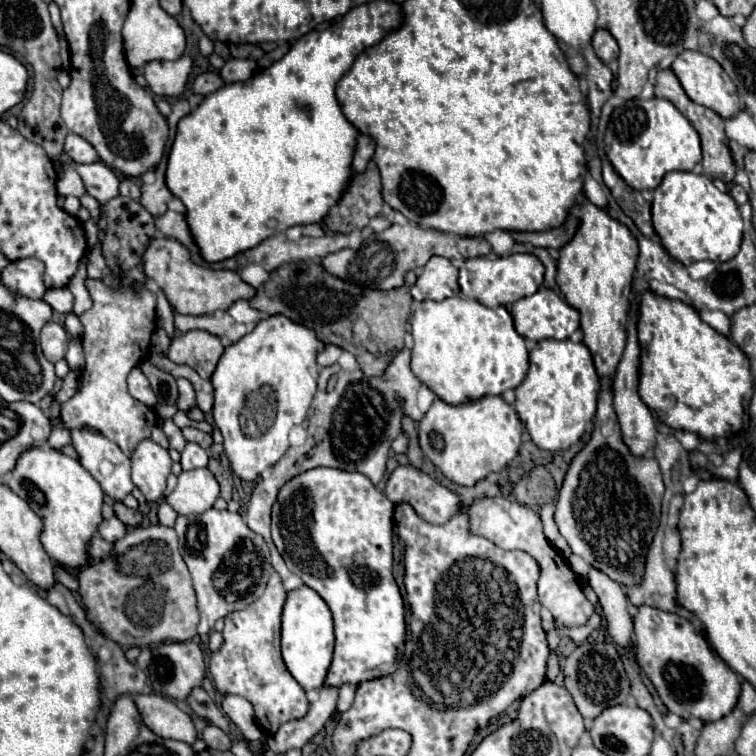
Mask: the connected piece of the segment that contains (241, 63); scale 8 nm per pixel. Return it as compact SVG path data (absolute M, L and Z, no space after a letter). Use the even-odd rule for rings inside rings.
M230 58L220 70L220 78L224 80L224 84L244 82L244 80L250 80L250 76L254 76L254 72L256 72L256 62L254 60Z

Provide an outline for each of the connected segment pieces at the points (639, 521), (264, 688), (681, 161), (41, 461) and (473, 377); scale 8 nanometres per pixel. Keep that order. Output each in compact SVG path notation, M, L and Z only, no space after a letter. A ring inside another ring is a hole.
M602 380L600 388L600 400L598 400L598 412L594 422L594 434L590 442L576 454L572 460L564 484L558 492L556 512L554 520L558 524L560 534L566 538L572 554L582 556L588 564L596 566L598 570L606 572L612 580L622 584L624 588L638 584L644 574L644 558L648 552L648 546L656 534L658 522L660 522L660 506L664 496L664 484L660 476L658 462L654 458L636 458L632 460L632 454L628 452L626 444L620 436L620 424L616 420L616 414L612 410L612 382Z
M274 572L264 594L244 610L230 612L224 622L224 644L210 656L210 674L220 694L228 690L250 700L256 712L256 722L266 734L274 734L282 724L302 718L308 712L304 688L286 670L280 654L280 614L286 600L280 576Z
M664 98L628 100L612 110L604 132L604 152L614 170L634 190L654 190L666 172L692 170L702 160L700 136L696 128Z
M26 448L18 456L14 472L6 476L4 484L30 504L30 508L42 520L40 540L52 560L66 568L80 568L88 562L86 544L94 536L96 526L102 522L102 498L100 484L82 468L74 458L64 456L56 448Z
M446 298L442 302L424 300L412 314L412 372L424 382L440 400L448 404L462 404L480 396L498 396L510 388L516 388L528 372L528 350L524 338L514 330L510 312L500 308L488 308L470 298Z

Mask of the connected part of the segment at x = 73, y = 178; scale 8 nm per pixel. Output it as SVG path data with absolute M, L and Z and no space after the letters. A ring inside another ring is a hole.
M62 166L64 168L64 176L58 180L56 188L58 188L58 194L62 196L76 196L76 198L82 198L86 194L86 186L82 182L82 178L78 176L78 172L70 166Z

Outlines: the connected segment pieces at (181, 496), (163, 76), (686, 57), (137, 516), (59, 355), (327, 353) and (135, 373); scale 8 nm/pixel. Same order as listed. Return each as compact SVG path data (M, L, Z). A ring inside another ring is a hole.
M208 468L188 470L178 476L176 488L164 498L180 516L202 514L218 498L218 482Z
M182 56L174 62L150 62L144 66L144 78L150 90L158 96L178 96L182 94L188 74L192 68L192 58Z
M682 52L674 58L672 62L672 72L678 76L684 92L690 96L690 100L694 100L700 106L706 106L714 112L718 112L722 118L730 118L734 116L738 110L742 110L742 102L736 94L736 88L732 84L732 80L726 76L724 68L710 56L702 54L702 52Z
M114 502L114 514L118 516L118 520L122 520L128 528L134 528L142 522L142 514L140 510L130 510L126 508L122 502Z
M48 322L42 328L40 344L42 344L44 356L54 364L54 362L62 360L64 354L66 354L66 348L68 348L68 332L64 330L64 326L60 326L56 322Z
M326 344L326 346L322 348L322 352L318 354L318 364L320 364L320 366L332 366L332 364L338 360L340 354L342 354L342 348L338 348L338 346L334 346L334 344Z
M134 368L130 372L130 376L128 376L128 392L130 392L130 396L134 396L138 402L142 402L146 406L156 404L156 396L154 396L154 392L150 388L150 382L138 368Z

